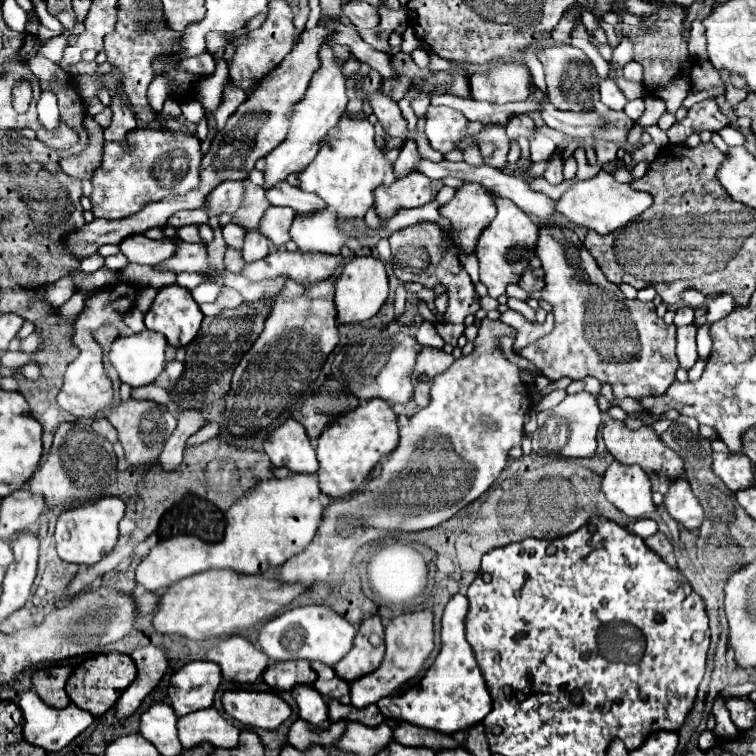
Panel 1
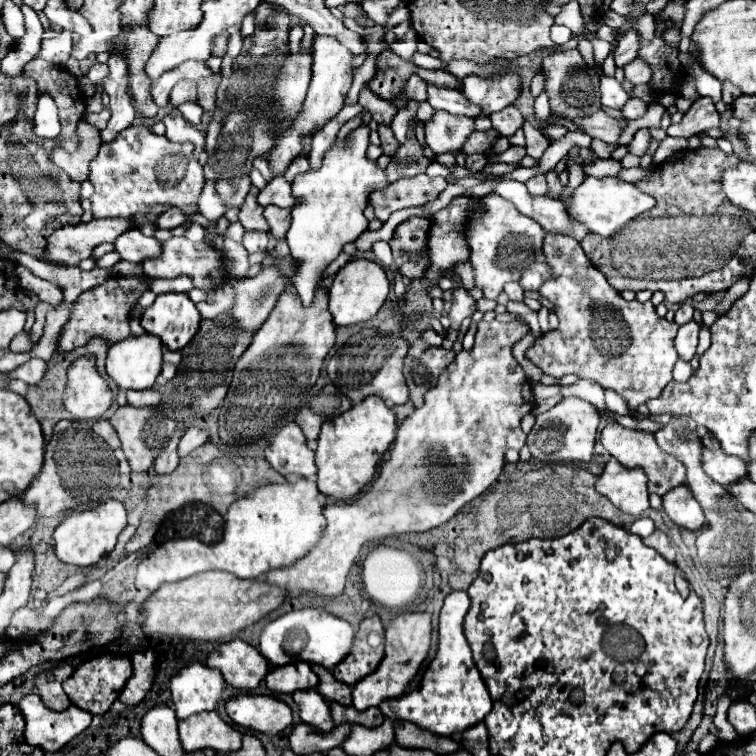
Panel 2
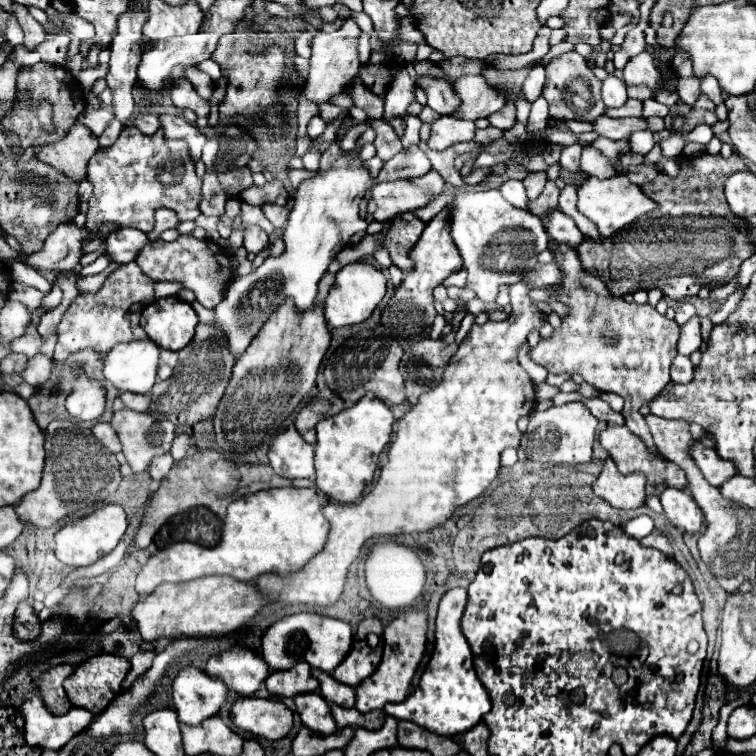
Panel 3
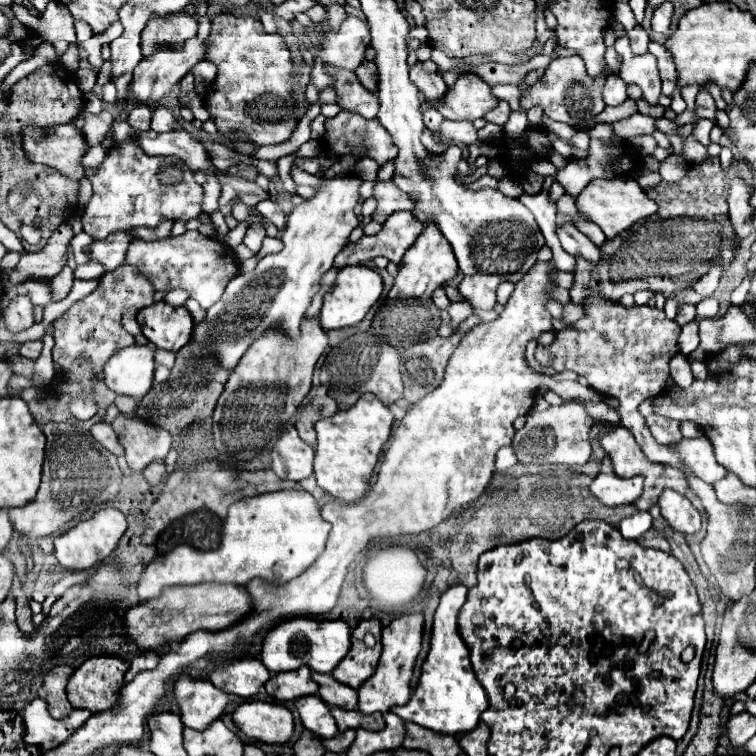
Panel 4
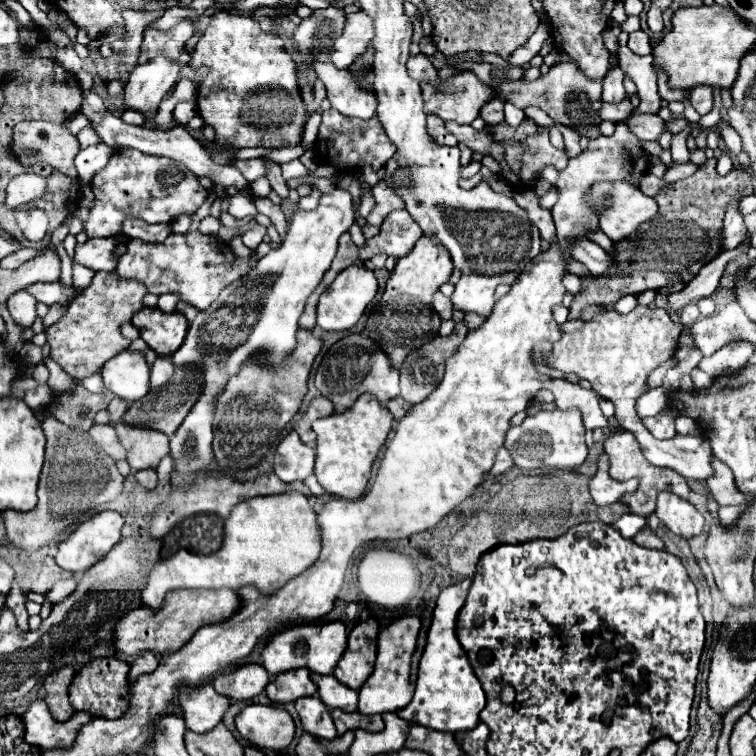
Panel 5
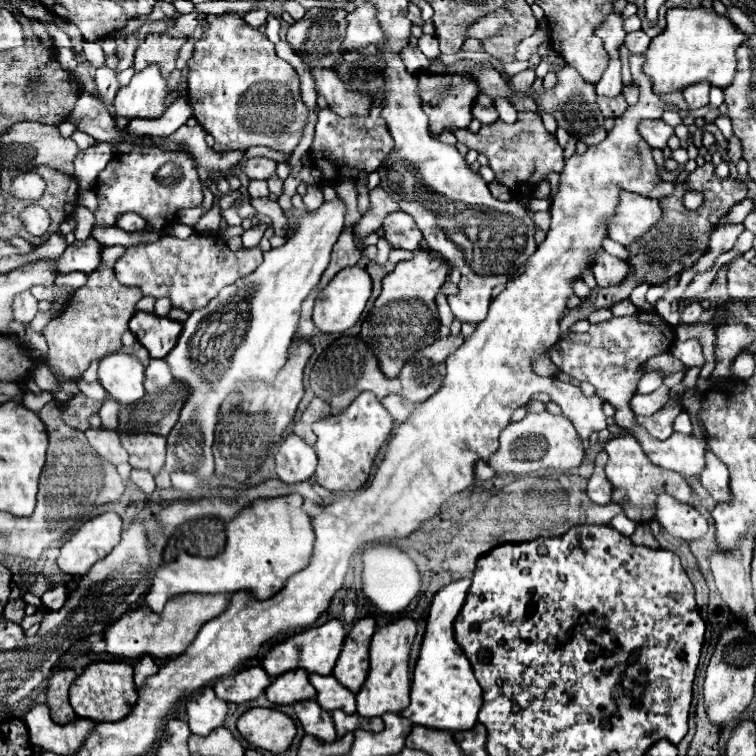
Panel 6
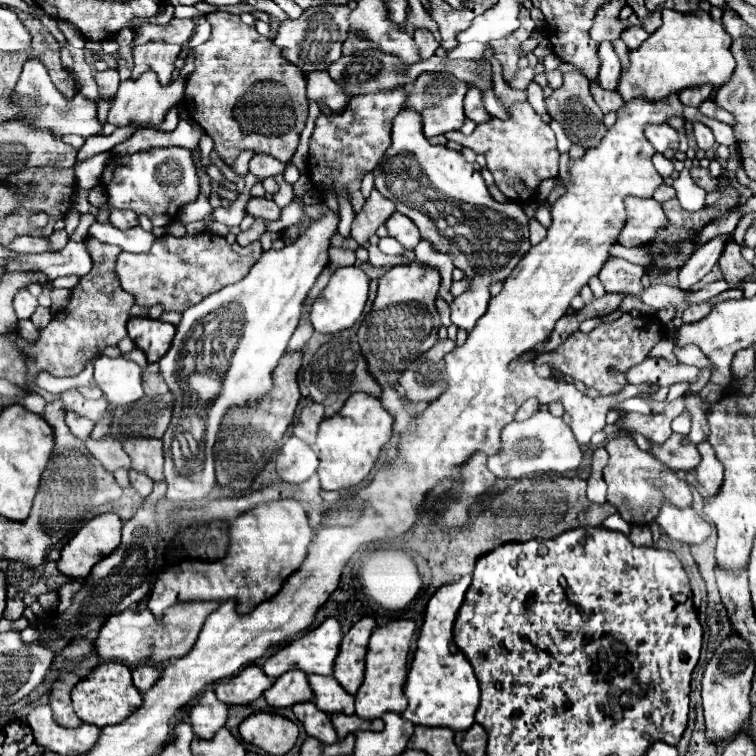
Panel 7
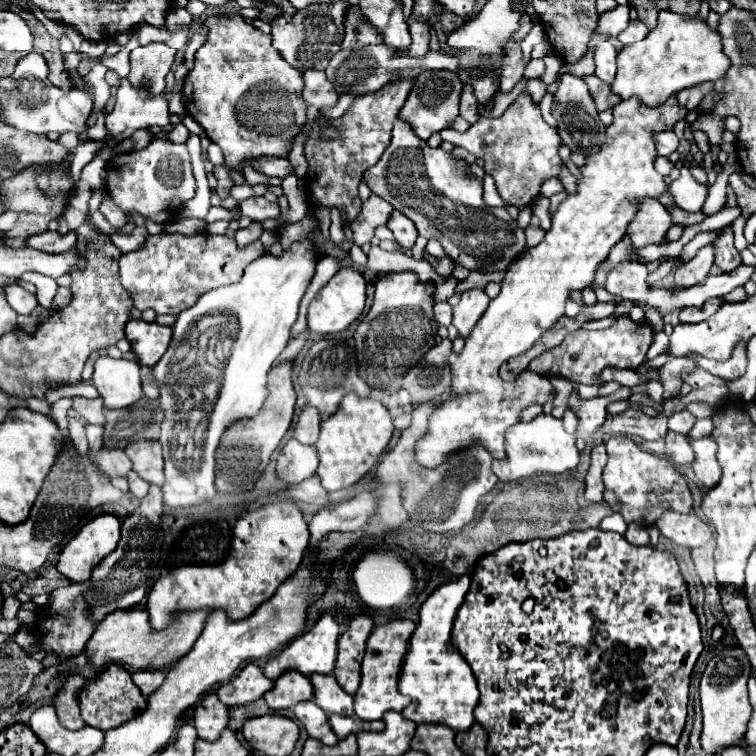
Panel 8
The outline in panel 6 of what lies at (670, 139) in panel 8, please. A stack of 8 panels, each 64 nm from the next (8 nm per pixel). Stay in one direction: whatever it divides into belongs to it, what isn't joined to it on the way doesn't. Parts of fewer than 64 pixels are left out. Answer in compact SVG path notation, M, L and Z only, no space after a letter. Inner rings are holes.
M642 120L640 122L640 136L644 136L644 140L652 148L664 148L672 134L674 134L674 128L668 126L664 120Z

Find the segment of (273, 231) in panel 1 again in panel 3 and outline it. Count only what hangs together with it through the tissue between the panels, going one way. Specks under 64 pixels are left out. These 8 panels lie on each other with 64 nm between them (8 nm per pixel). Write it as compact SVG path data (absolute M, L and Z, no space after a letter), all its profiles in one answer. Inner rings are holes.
M264 204L262 206L266 218L274 224L274 228L280 232L284 228L284 224L288 222L288 212L290 208L282 208L282 206L276 206L276 204Z

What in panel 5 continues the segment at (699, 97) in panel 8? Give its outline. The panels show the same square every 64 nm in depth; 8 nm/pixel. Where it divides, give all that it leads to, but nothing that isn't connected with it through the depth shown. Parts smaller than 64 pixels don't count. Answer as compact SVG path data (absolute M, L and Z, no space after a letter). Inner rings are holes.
M700 84L696 88L692 88L692 106L698 110L698 114L708 114L714 108L714 96L712 96L712 88L708 88L706 84Z

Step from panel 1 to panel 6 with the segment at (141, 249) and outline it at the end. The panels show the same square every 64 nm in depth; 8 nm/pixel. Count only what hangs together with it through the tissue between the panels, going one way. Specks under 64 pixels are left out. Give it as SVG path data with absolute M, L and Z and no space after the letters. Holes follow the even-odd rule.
M92 236L84 242L76 242L74 246L66 248L66 252L60 260L56 260L58 272L68 274L74 270L82 270L82 272L90 274L100 266L100 252L102 250L104 250L104 244L100 244Z

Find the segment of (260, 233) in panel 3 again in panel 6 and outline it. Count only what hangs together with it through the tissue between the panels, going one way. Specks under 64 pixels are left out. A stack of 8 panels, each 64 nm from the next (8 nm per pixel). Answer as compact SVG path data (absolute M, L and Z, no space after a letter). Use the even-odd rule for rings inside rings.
M254 224L250 230L246 230L246 232L242 234L242 242L244 242L244 246L246 246L246 248L258 246L258 242L260 242L262 236L264 236L264 230L266 230L264 224Z

